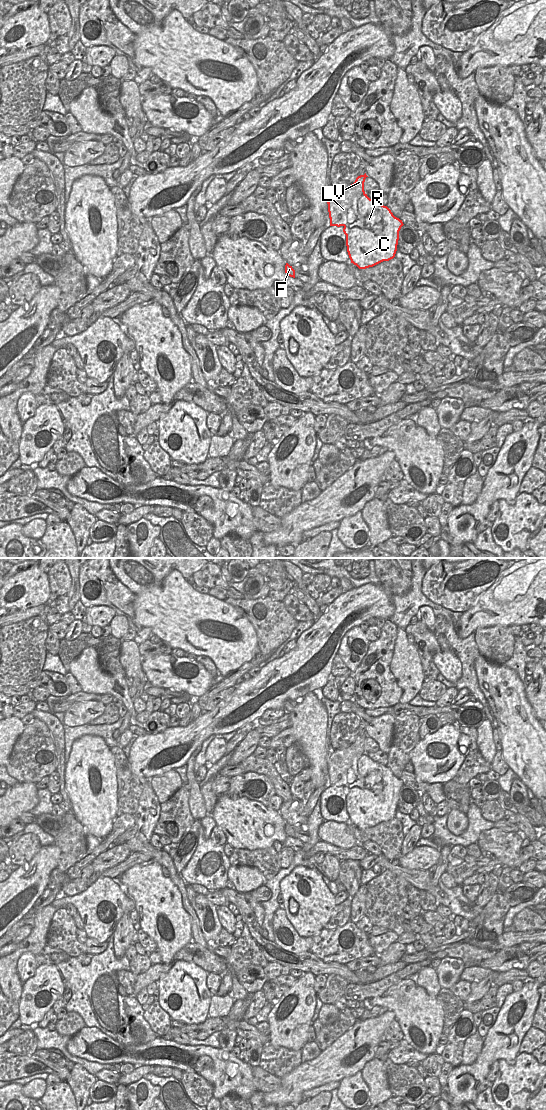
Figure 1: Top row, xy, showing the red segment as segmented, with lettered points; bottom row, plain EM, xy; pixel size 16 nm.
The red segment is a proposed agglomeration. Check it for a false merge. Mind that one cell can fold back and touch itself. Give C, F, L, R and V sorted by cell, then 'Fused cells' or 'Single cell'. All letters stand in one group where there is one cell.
Groups: C F R / L V. Fused cells.

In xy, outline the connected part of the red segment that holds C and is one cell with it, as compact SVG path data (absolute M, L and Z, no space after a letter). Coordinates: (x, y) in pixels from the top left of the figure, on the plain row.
M367 754L358 760L358 772L362 779L343 788L351 823L359 829L366 829L393 819L399 791L404 785L402 780Z

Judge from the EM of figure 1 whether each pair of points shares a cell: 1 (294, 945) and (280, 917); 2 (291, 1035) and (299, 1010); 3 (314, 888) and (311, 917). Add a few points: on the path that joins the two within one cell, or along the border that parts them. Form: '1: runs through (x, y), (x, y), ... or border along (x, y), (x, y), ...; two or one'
1: runs through (294, 938), (293, 932), (285, 924); one
2: runs through (291, 1029), (291, 1018), (293, 1016); one
3: runs through (313, 895), (313, 910); one

